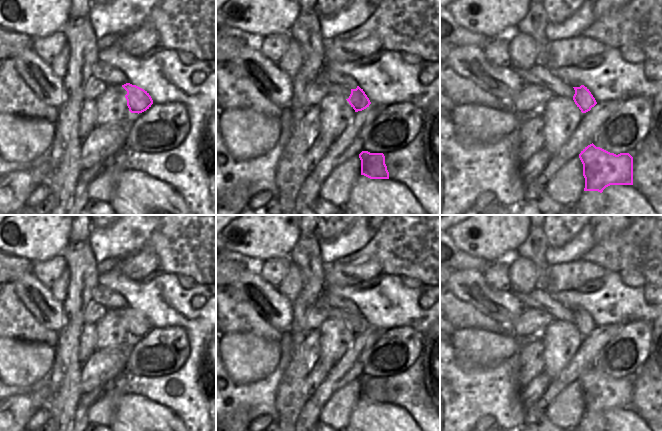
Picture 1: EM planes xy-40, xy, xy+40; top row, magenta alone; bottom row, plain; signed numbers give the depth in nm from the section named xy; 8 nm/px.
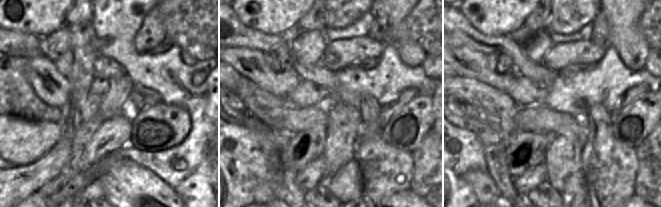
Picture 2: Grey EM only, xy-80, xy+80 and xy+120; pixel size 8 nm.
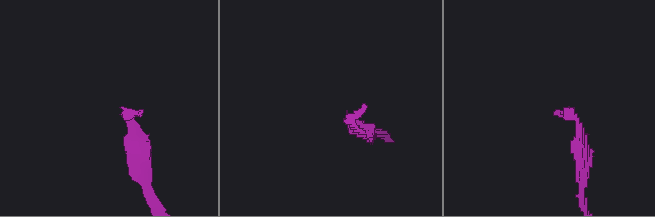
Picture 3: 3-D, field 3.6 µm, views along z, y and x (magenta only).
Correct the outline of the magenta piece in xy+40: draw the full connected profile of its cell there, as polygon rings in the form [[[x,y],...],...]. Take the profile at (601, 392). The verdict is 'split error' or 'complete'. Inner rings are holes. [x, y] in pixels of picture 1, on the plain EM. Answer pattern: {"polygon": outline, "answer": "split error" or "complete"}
{"polygon": [[[593,367],[579,378],[585,402],[584,415],[600,417],[610,409],[633,409],[633,381],[610,377]]], "answer": "complete"}

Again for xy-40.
{"polygon": [[[102,285],[95,287],[93,302],[100,303],[107,309],[121,309],[127,315],[125,322],[131,337],[142,337],[153,328],[153,324],[147,315],[130,308],[127,301],[119,293],[108,287]]], "answer": "split error"}

